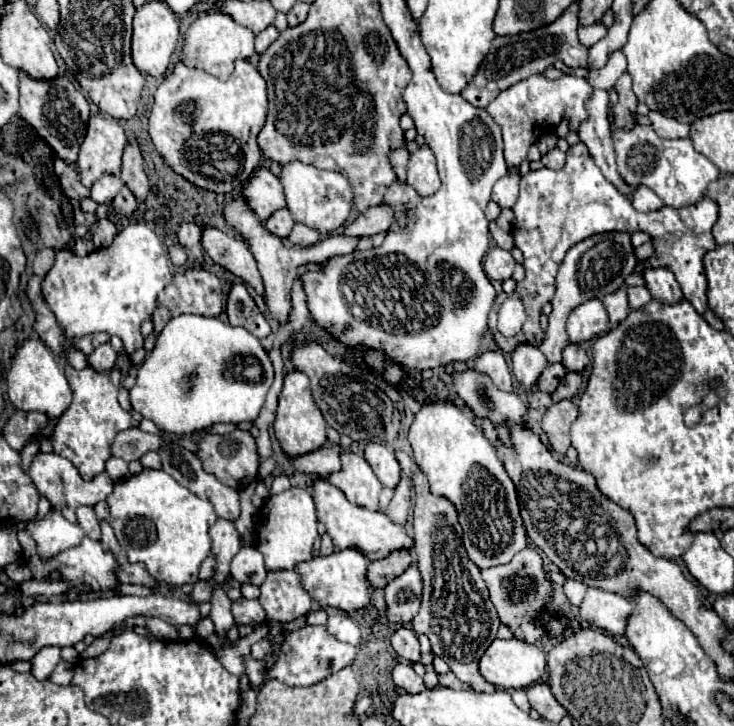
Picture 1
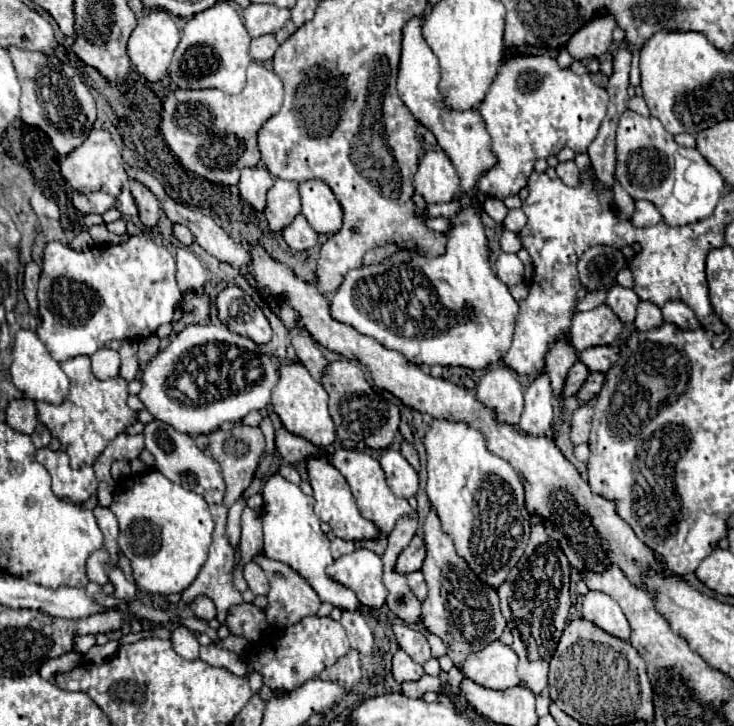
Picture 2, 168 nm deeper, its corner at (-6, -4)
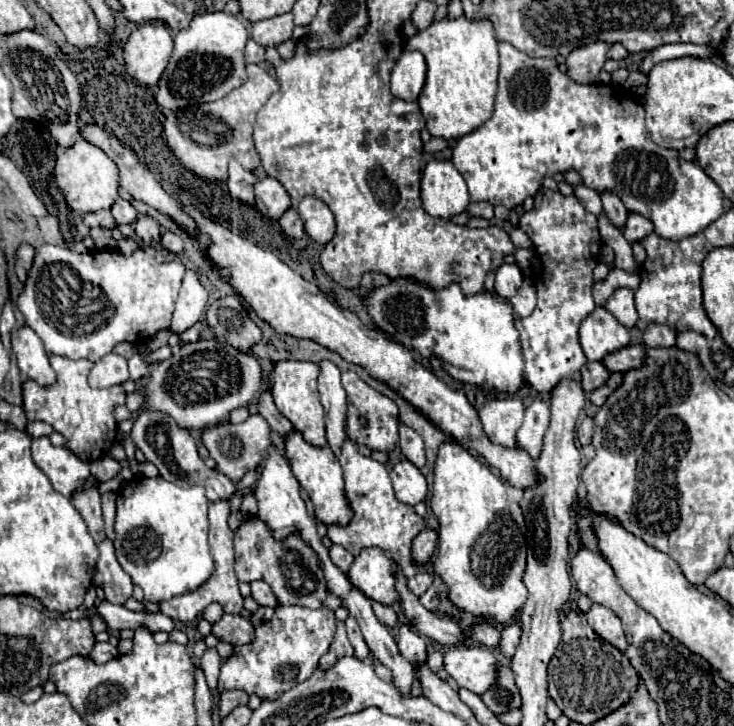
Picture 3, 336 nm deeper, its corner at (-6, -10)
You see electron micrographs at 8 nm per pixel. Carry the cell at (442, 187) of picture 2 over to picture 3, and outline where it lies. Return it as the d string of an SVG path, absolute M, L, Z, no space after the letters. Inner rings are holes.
M433 160L427 164L421 180L423 208L437 218L451 218L469 206L469 190L465 178L451 162Z

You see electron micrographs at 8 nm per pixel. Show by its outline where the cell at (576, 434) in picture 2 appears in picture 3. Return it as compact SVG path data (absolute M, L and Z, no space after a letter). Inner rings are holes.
M585 418L577 428L577 438L581 444L591 444L591 436L593 436L593 418Z

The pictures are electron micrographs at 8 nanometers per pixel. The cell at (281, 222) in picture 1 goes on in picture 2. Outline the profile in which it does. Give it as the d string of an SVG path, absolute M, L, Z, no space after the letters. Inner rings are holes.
M275 180L275 186L269 190L265 218L269 222L271 232L283 232L297 214L301 214L301 202L297 192L297 182L289 180Z

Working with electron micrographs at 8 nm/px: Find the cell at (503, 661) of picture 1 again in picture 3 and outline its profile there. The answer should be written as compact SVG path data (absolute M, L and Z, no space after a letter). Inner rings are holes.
M481 646L449 648L443 654L443 668L459 684L475 694L483 694L497 680L497 654Z

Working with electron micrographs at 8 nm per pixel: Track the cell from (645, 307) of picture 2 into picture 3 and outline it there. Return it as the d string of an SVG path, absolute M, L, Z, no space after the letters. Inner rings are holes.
M649 324L643 332L643 342L649 348L671 348L675 346L677 334L665 324Z

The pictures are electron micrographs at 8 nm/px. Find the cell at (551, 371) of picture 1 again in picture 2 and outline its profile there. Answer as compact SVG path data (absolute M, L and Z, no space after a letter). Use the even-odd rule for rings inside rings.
M581 362L573 364L573 368L571 368L571 370L569 370L569 374L567 374L565 386L563 386L563 396L575 396L575 394L577 394L577 390L581 388L581 384L585 382L587 374L589 374L589 370L587 370Z

